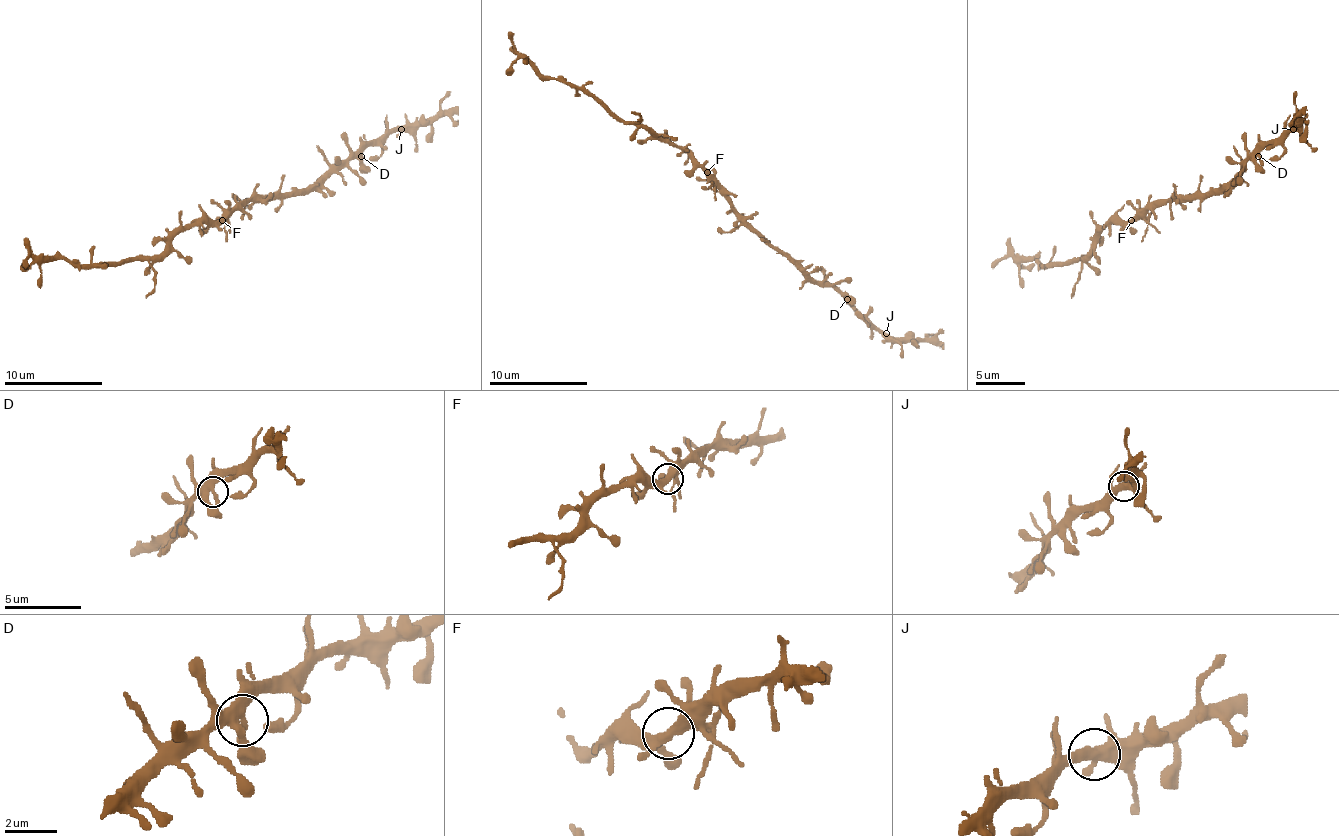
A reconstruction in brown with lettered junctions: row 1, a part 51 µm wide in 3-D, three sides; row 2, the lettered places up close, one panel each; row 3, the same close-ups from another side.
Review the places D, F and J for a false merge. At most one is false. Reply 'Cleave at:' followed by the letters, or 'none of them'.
Cleave at: none of them

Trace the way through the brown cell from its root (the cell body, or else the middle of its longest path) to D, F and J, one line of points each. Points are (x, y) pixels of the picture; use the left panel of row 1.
D: (241, 200), (273, 200), (307, 193), (324, 175), (361, 156)
F: (241, 200), (221, 220)
J: (241, 200), (273, 200), (307, 193), (324, 175), (342, 168), (391, 131), (401, 129)

